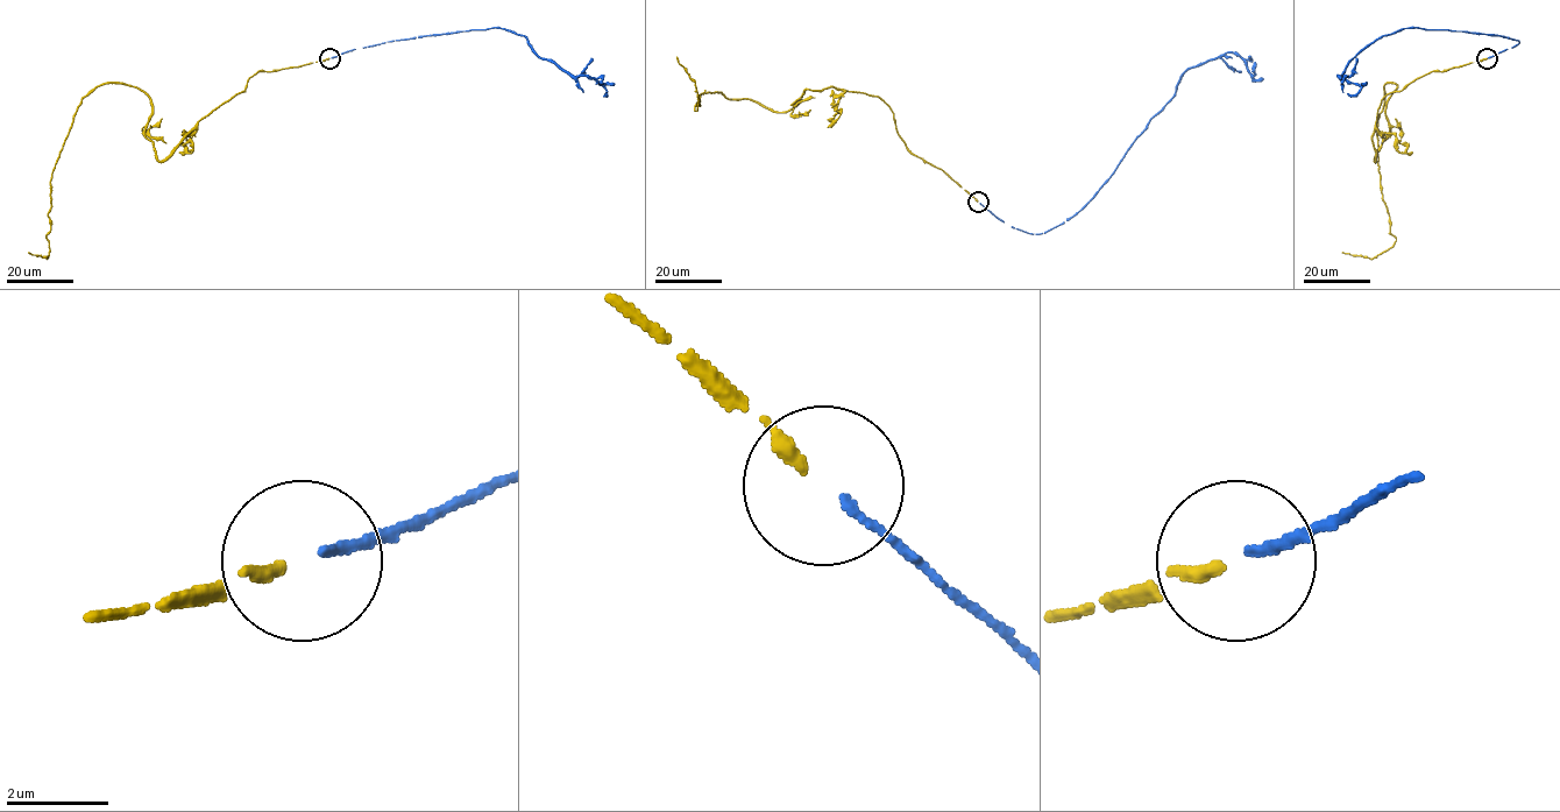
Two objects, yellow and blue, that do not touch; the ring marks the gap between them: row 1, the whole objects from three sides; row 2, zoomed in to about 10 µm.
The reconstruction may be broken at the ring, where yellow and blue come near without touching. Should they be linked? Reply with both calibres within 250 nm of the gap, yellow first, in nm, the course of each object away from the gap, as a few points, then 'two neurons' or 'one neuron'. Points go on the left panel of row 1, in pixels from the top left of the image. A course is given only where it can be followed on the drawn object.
280 nm thick on the yellow side, 160 nm on the other; yellow runs (328, 58), (259, 71), (161, 161), (144, 135), (144, 92), (96, 86), (54, 170), (47, 259), (28, 252); blue runs (331, 57), (381, 43), (500, 27), (524, 35), (539, 56), (551, 59), (574, 76), (588, 75), (607, 93); one neuron

